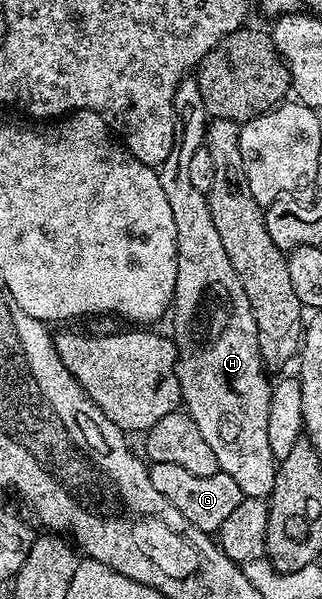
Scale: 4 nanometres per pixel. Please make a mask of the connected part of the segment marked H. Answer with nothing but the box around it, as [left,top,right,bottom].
[158,77,278,499]

